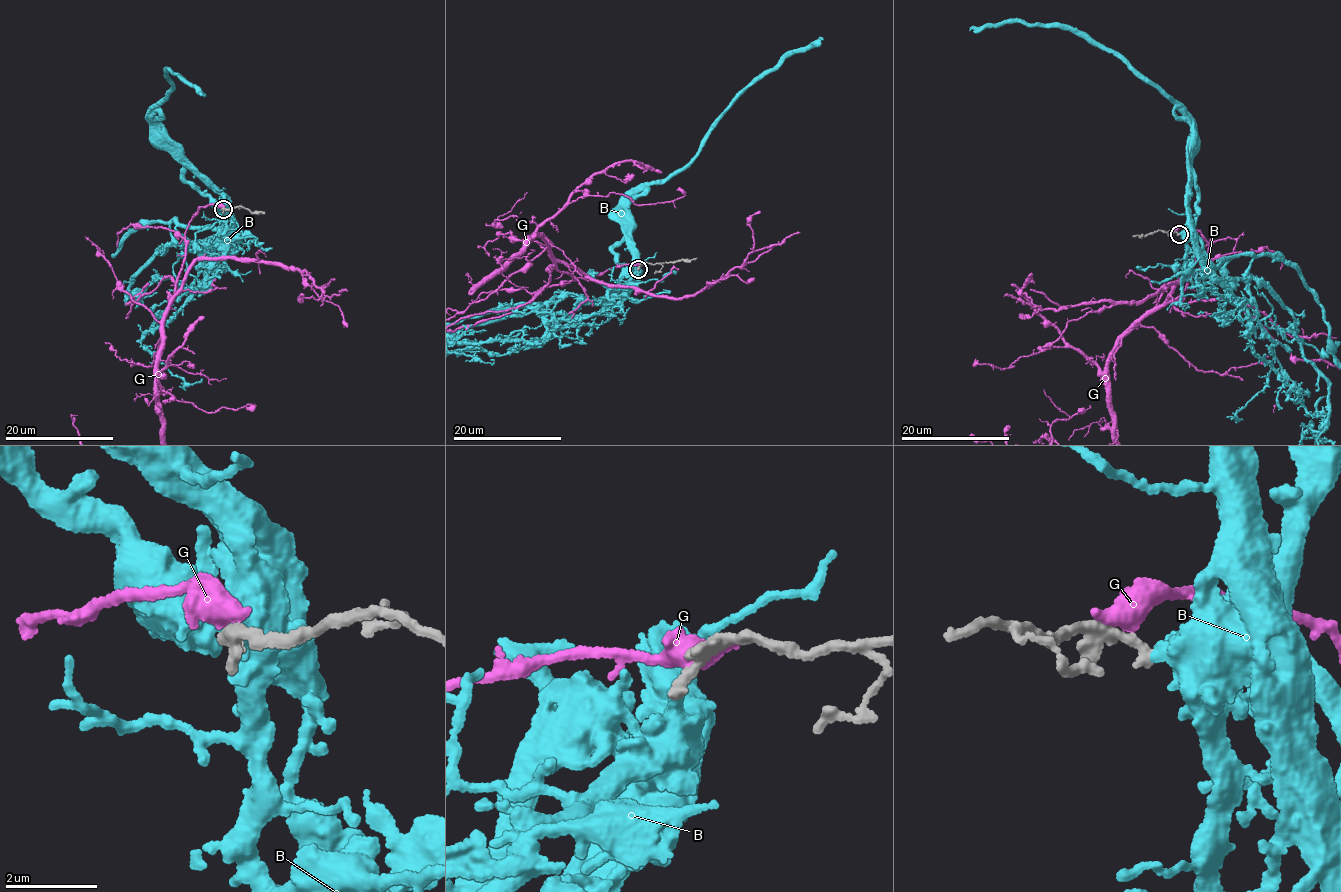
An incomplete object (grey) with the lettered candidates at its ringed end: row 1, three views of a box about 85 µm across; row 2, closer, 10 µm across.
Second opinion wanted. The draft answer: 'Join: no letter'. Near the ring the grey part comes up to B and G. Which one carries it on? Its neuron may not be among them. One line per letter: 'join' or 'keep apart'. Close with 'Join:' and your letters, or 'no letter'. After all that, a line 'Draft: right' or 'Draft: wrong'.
B: join
G: keep apart
Join: B
Draft: wrong

